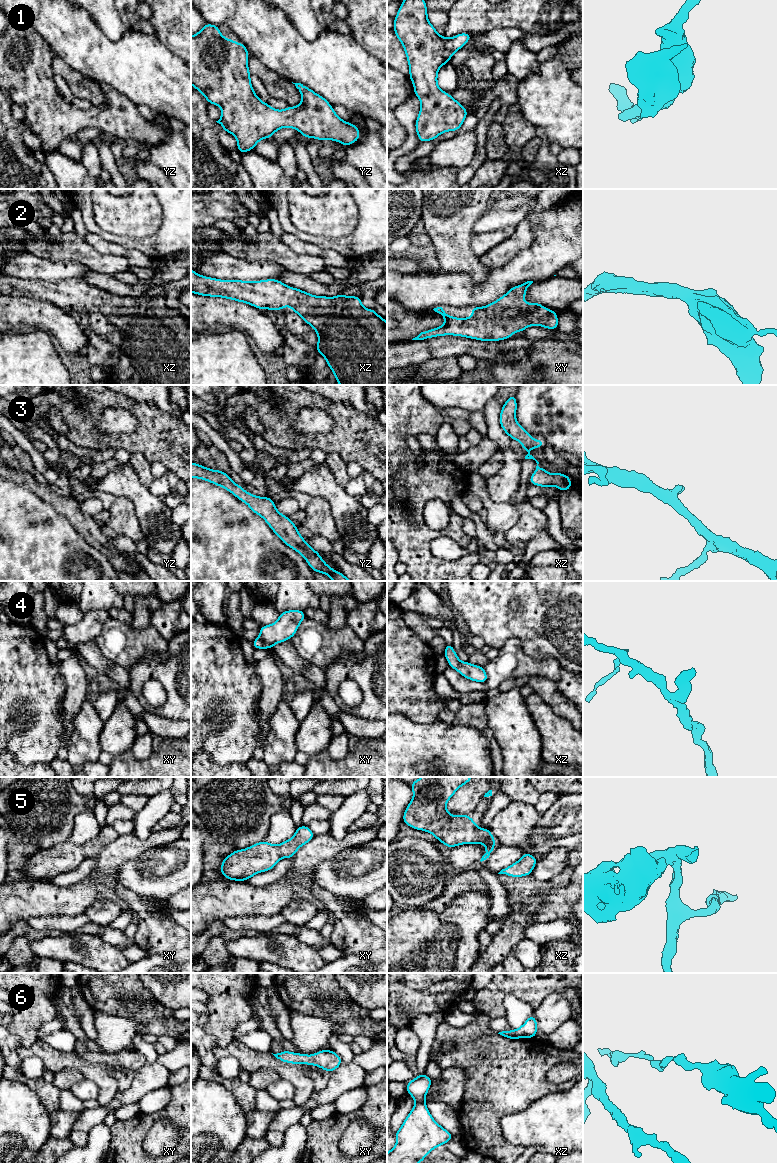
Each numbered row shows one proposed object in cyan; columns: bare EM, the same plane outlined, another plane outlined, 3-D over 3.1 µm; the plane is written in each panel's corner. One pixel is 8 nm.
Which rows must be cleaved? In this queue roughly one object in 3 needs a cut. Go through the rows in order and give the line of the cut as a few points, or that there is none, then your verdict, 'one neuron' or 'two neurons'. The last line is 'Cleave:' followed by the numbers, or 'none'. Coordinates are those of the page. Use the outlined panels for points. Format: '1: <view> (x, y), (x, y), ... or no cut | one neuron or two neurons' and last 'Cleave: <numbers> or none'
1: no cut | one neuron
2: no cut | one neuron
3: no cut | one neuron
4: no cut | one neuron
5: no cut | one neuron
6: no cut | one neuron
Cleave: none

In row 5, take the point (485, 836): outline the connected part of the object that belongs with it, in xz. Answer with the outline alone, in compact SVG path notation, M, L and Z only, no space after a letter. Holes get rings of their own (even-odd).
M422 777L410 784L413 790L413 799L403 814L403 823L416 830L433 834L436 839L448 848L462 844L481 843L486 847L486 853L481 862L489 858L497 843L489 828L483 829L476 825L474 820L465 814L452 816L446 810L446 804L455 792L467 784L473 777Z

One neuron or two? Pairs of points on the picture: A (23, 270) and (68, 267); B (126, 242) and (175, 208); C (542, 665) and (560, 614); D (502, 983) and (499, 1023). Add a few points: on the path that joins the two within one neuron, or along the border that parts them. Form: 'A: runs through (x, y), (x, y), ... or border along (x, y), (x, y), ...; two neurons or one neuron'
A: runs through (34, 270), (57, 270); one neuron
B: runs through (141, 243), (153, 243), (173, 223); one neuron
C: border along (523, 650), (537, 659), (553, 657), (562, 667); two neurons
D: border along (504, 1016), (491, 1019); two neurons

